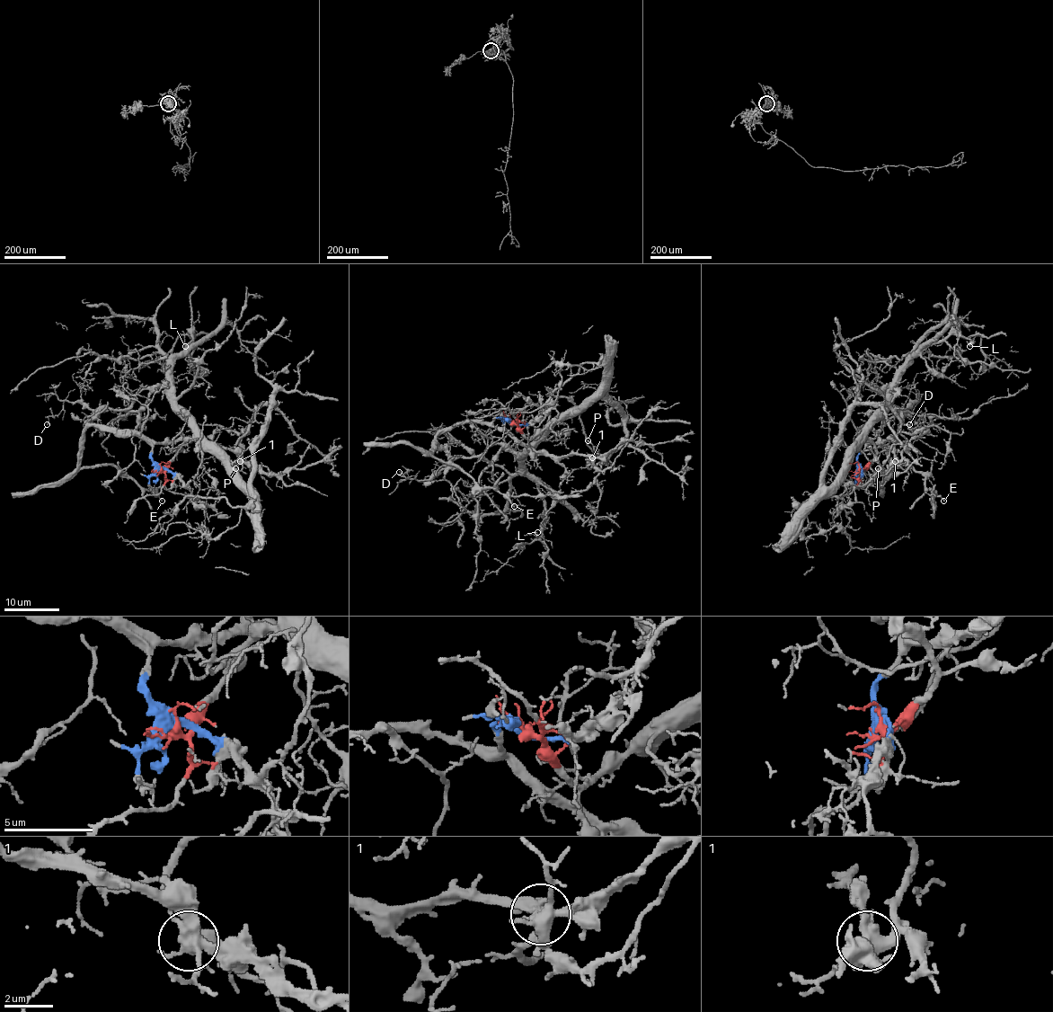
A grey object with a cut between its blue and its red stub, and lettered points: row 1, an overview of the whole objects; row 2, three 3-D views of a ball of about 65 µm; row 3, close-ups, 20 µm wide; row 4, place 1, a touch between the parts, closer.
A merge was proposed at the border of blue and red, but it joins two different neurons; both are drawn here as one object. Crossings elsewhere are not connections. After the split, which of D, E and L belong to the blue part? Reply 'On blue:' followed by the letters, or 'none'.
On blue: E

